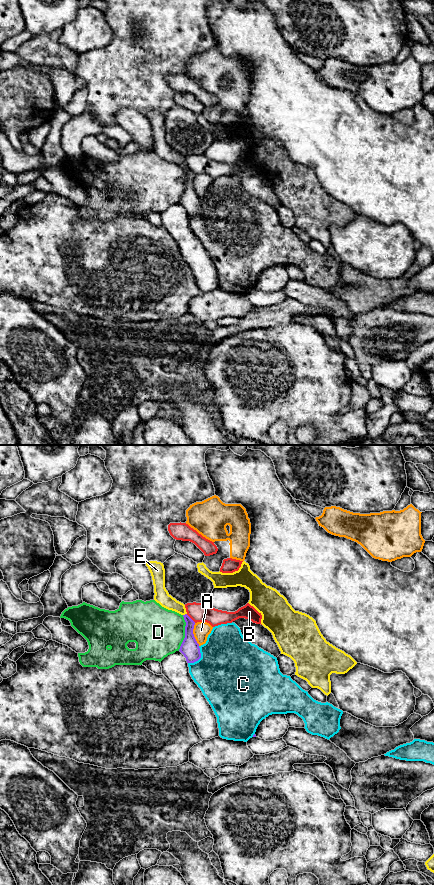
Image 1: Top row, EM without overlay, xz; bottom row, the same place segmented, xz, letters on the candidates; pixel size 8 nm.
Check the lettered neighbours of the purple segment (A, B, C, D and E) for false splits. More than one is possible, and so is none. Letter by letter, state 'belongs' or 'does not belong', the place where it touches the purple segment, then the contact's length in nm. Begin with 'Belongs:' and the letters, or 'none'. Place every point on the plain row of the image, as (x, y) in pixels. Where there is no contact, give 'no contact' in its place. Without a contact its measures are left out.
Belongs: none
A: does not belong | xz (193, 186) | 190 nm
B: does not belong | xz (190, 170) | 100 nm
C: does not belong | xz (199, 210) | 170 nm
D: does not belong | xz (185, 185) | 300 nm
E: does not belong | xz (185, 166) | 40 nm

